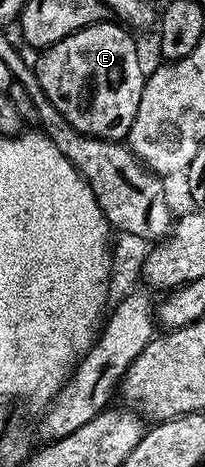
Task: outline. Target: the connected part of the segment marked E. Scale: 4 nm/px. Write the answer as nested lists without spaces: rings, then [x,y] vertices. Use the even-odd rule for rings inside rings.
[[[112,21],[96,22],[59,40],[54,46],[44,47],[40,51],[41,59],[35,62],[39,84],[43,84],[43,92],[47,92],[51,104],[55,104],[55,108],[59,108],[59,112],[63,112],[63,116],[67,116],[79,132],[90,134],[93,138],[106,138],[109,142],[128,139],[135,112],[139,112],[139,100],[147,77],[146,71],[141,71],[141,58],[137,55],[132,36],[128,34],[130,31]]]

